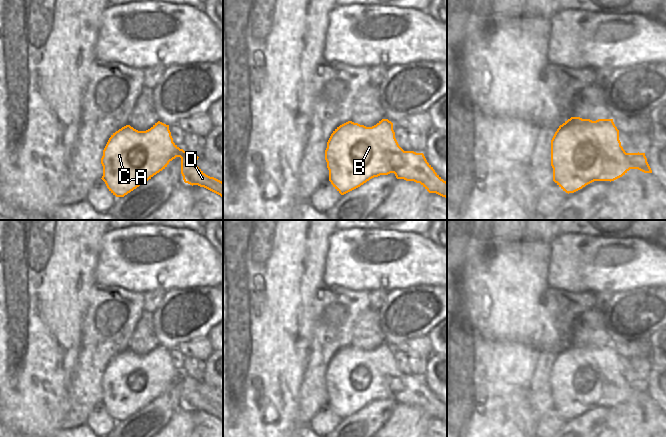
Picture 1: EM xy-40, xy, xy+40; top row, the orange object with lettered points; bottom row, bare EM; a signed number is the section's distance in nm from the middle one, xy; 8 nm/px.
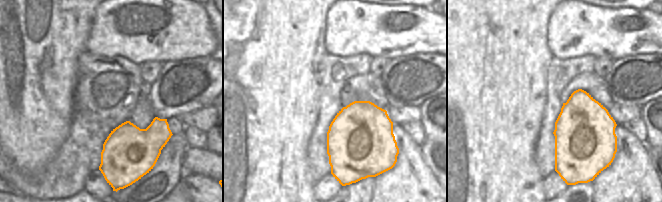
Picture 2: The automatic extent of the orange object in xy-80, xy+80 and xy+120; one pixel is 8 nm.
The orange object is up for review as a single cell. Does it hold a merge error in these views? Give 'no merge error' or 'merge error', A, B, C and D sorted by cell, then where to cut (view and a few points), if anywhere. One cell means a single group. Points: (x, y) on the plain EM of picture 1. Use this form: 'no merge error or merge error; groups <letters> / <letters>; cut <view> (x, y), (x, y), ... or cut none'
no merge error; groups A B C D; cut none

